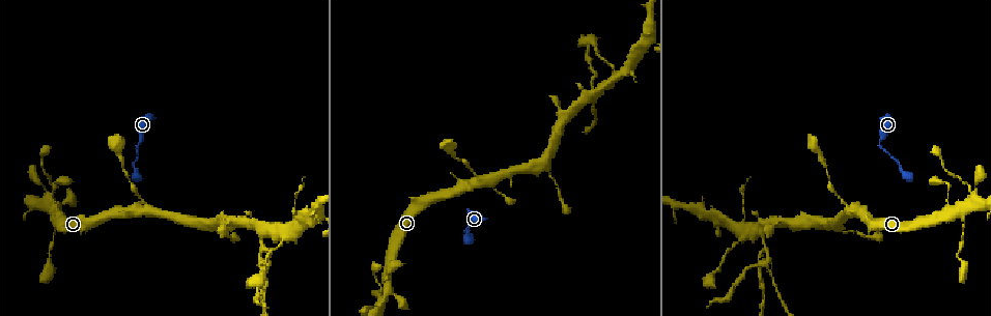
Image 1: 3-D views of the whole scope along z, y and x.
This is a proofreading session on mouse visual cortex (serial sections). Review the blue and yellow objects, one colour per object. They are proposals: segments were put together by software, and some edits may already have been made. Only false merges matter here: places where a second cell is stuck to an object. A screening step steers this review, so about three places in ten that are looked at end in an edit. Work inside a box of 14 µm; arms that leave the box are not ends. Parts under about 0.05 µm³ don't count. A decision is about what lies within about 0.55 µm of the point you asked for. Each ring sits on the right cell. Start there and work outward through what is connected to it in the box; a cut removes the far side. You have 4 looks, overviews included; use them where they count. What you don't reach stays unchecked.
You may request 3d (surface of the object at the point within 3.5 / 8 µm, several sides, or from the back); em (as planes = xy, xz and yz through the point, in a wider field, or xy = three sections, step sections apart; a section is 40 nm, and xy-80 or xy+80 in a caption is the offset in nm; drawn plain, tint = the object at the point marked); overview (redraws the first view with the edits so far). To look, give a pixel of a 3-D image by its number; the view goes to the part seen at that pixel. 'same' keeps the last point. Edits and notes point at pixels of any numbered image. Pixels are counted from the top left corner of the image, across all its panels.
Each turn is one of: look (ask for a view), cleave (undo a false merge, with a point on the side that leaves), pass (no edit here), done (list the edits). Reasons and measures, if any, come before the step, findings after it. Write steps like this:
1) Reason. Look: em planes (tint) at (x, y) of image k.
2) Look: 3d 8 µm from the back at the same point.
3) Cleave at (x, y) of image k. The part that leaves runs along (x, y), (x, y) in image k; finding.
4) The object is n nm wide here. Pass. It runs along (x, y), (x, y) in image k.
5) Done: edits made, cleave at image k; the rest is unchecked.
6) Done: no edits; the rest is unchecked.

A narrow waist. Look: 3d 3.5 µm at (947, 189) of image 1.

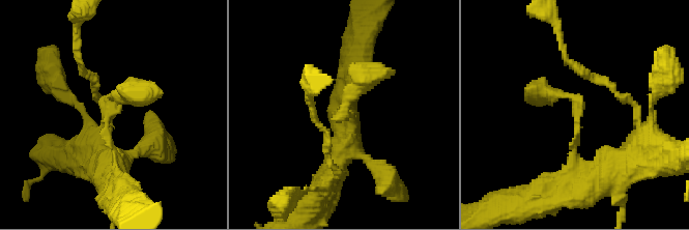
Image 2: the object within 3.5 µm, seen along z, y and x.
The arms are 200, 250 nm wide; shape alone is not enough. Look: em xy step 3 (tint) at (340, 114) of image 2.

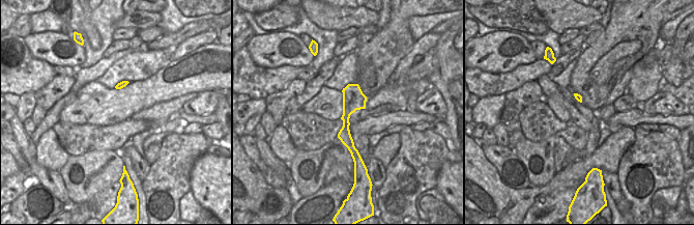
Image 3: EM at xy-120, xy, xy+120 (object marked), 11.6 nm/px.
The object is 260 nm wide here. Pass. It runs along (115, 185), (109, 104), (137, 93) in image 2; continuous, no second cell.

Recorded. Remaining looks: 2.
Sudden change in width. Look: 3d 3.5 µm at (135, 176) of image 1.

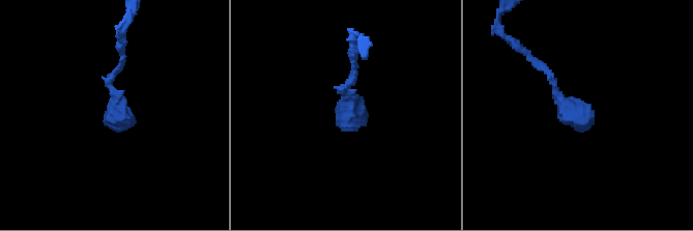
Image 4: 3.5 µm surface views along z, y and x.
Need the tissue. Look: em xy step 2 (tint) at (116, 110) of image 4.

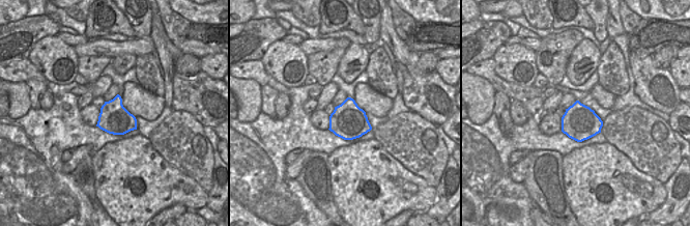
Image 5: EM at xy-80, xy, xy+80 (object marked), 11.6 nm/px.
Cleave at (522, 50) of image 4. The part that leaves runs along (500, 28), (540, 62), (558, 97) in image 4; a second cell is stuck on.

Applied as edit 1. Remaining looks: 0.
Done: edits made, cleave at image 4; the rest is unchecked.

